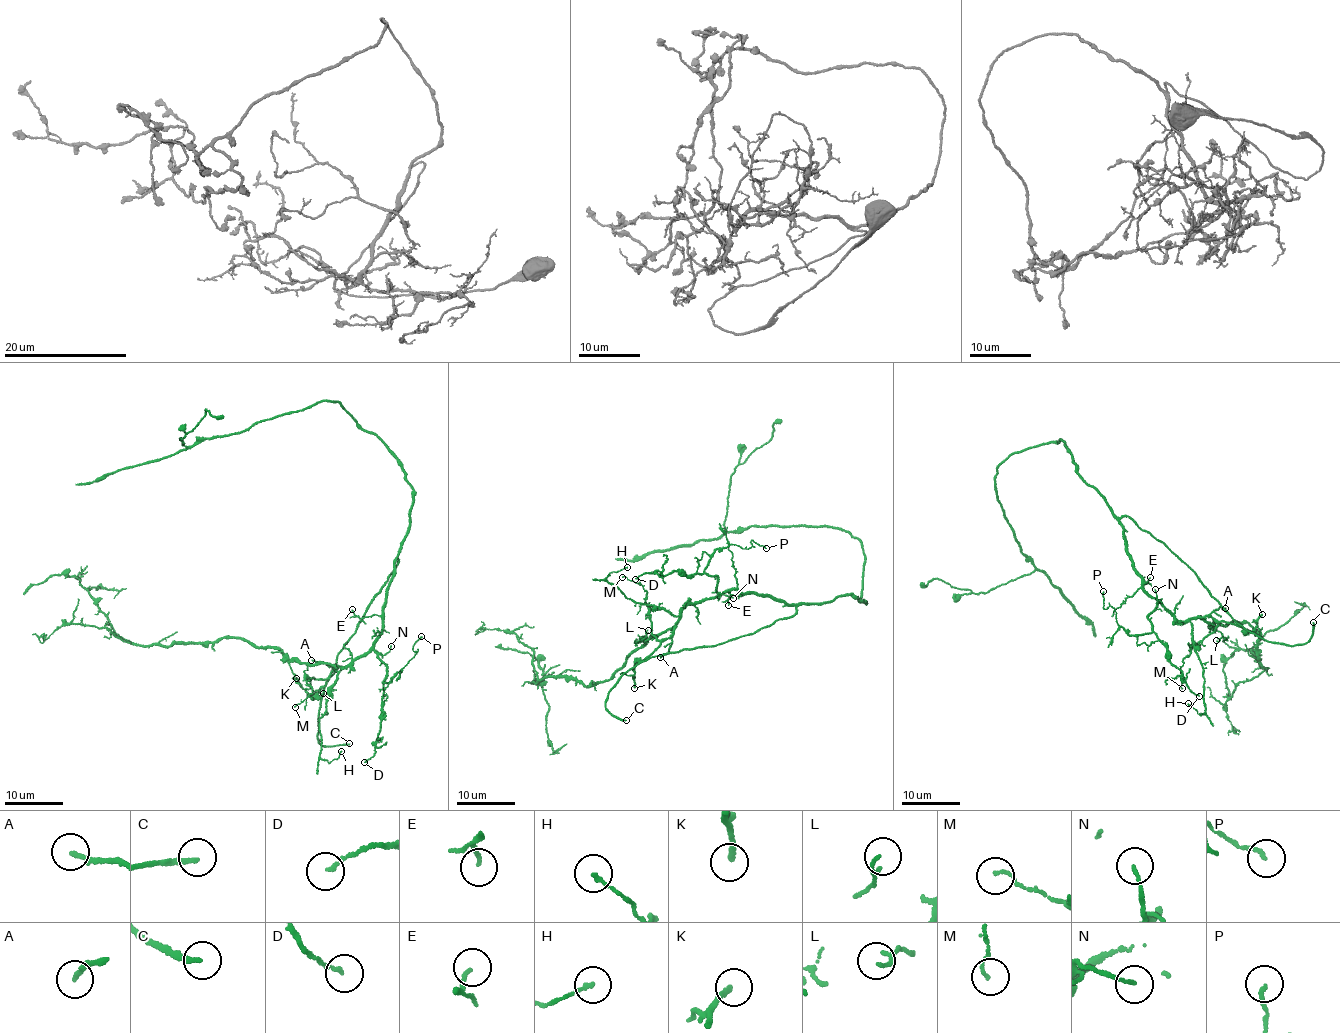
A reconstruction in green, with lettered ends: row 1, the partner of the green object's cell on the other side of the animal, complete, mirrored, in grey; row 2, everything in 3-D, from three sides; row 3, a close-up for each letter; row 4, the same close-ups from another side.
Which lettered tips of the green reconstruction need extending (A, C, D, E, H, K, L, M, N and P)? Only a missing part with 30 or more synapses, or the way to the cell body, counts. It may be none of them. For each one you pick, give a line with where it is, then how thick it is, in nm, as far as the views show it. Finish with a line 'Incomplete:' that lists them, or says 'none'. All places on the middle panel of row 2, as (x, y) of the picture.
C: (626, 720) | 200 nm
Incomplete: C

